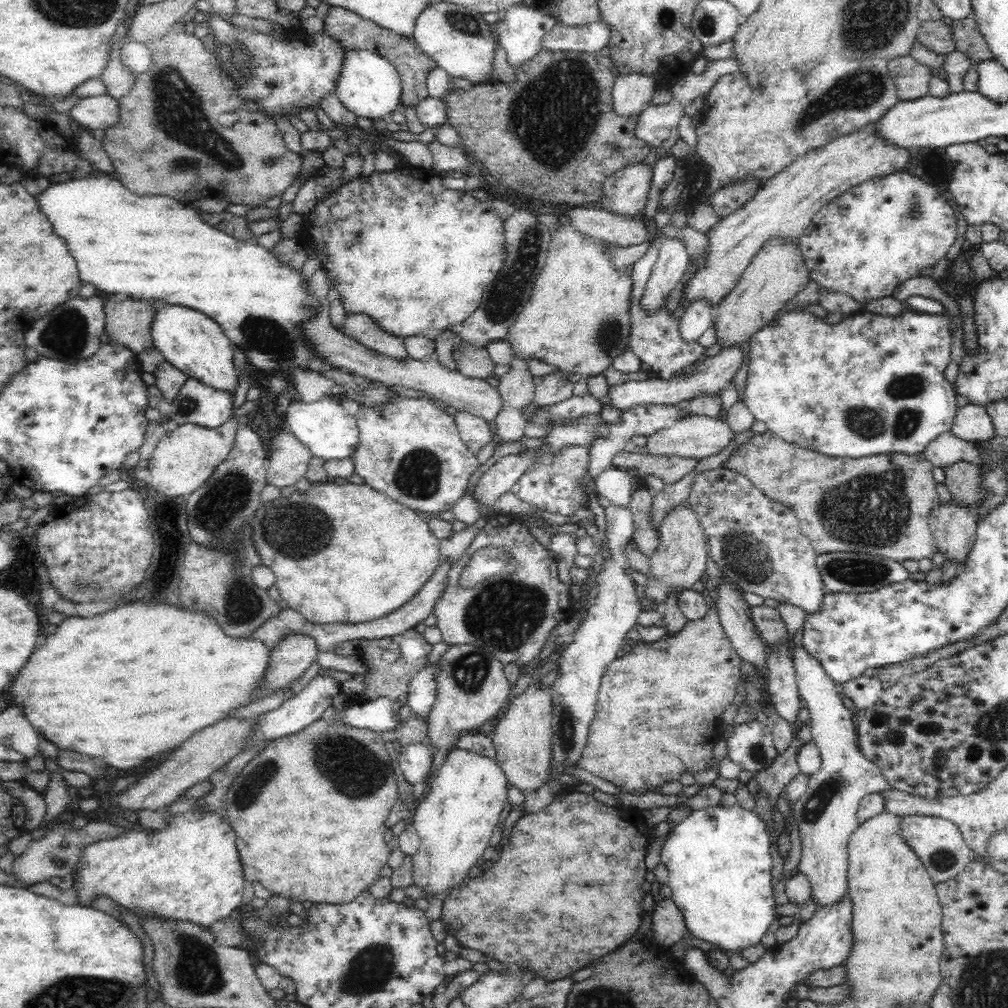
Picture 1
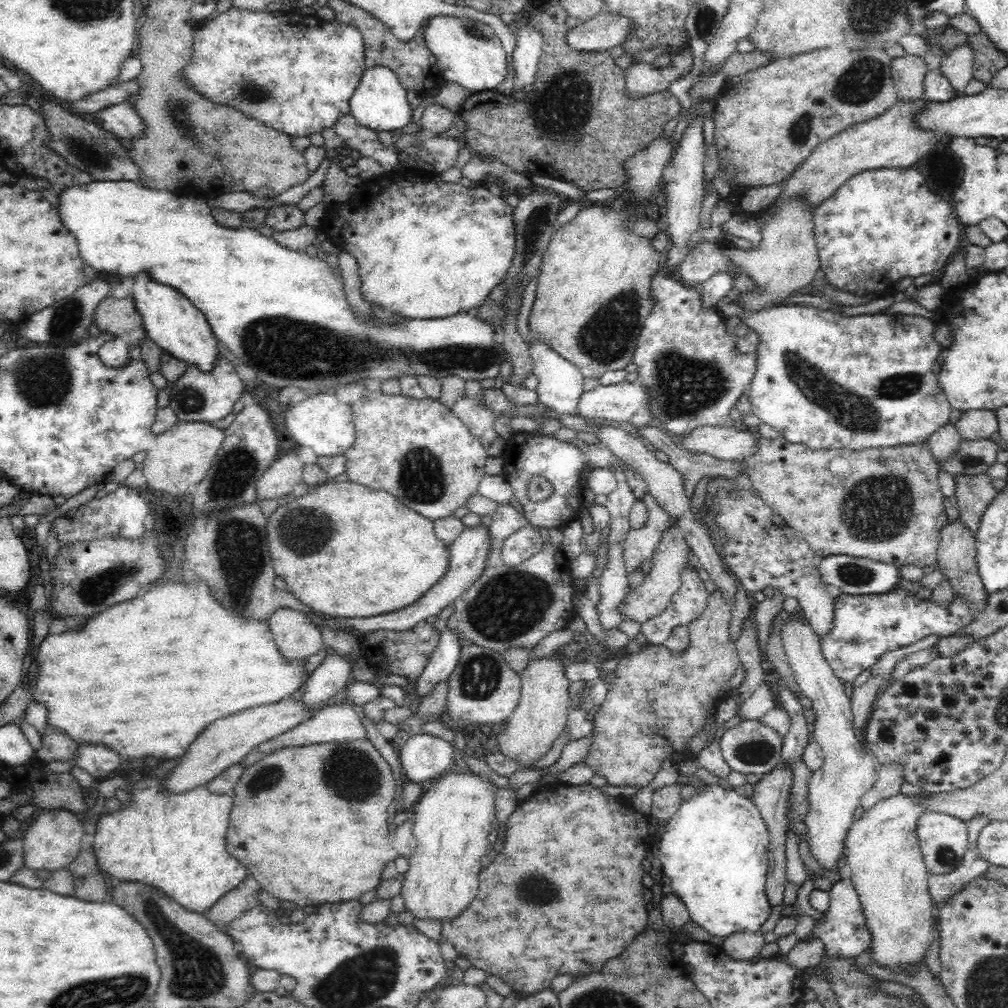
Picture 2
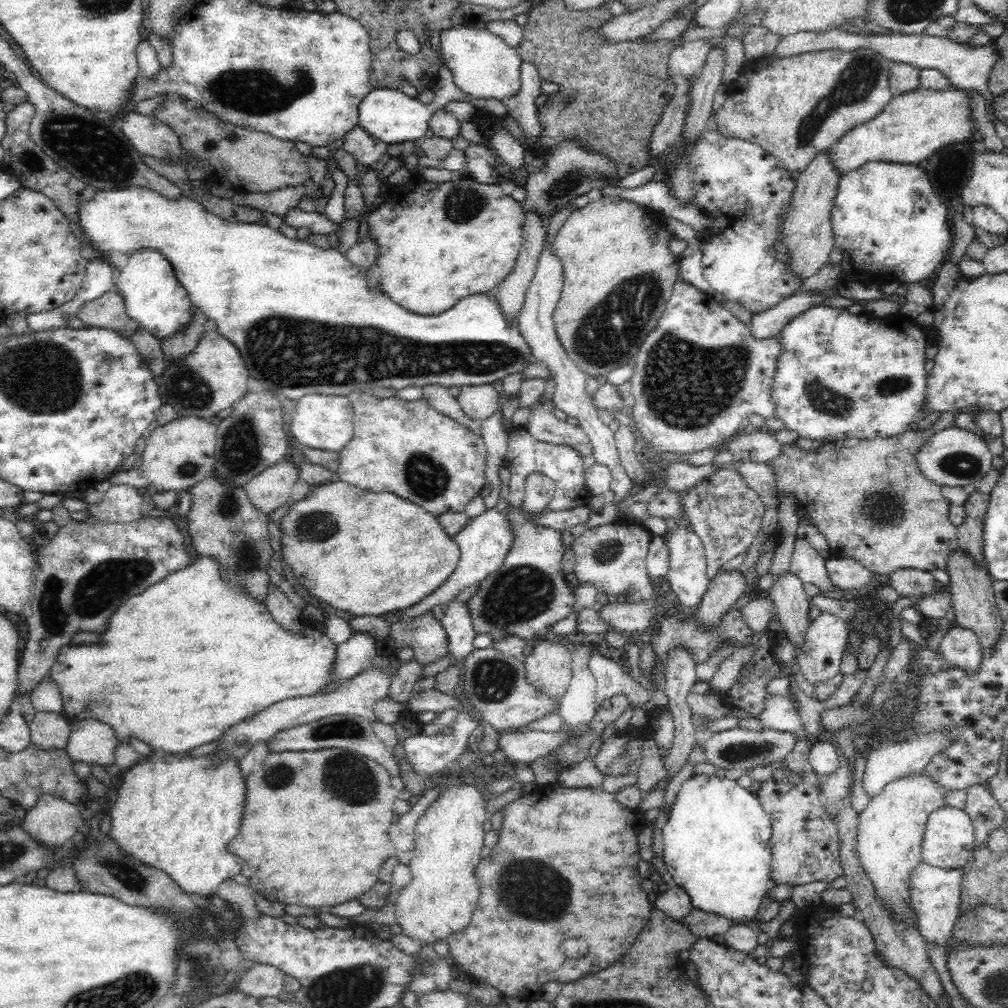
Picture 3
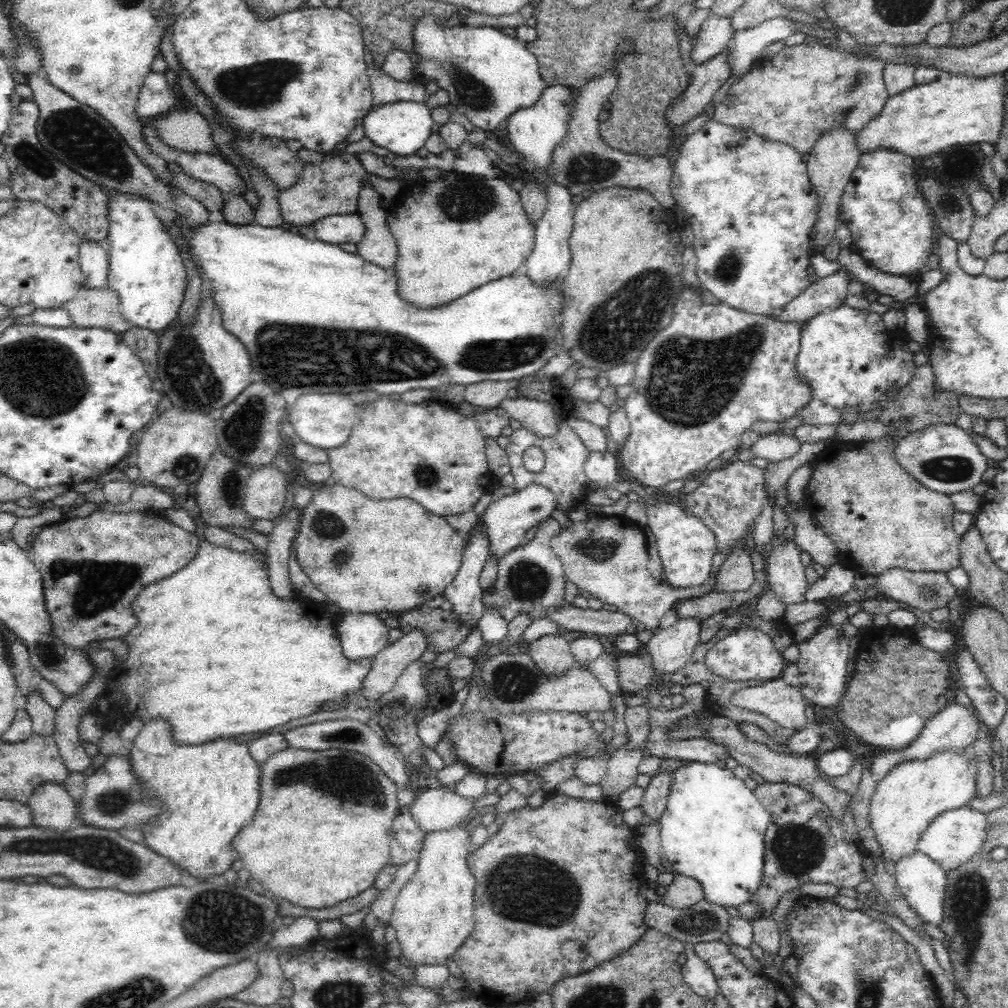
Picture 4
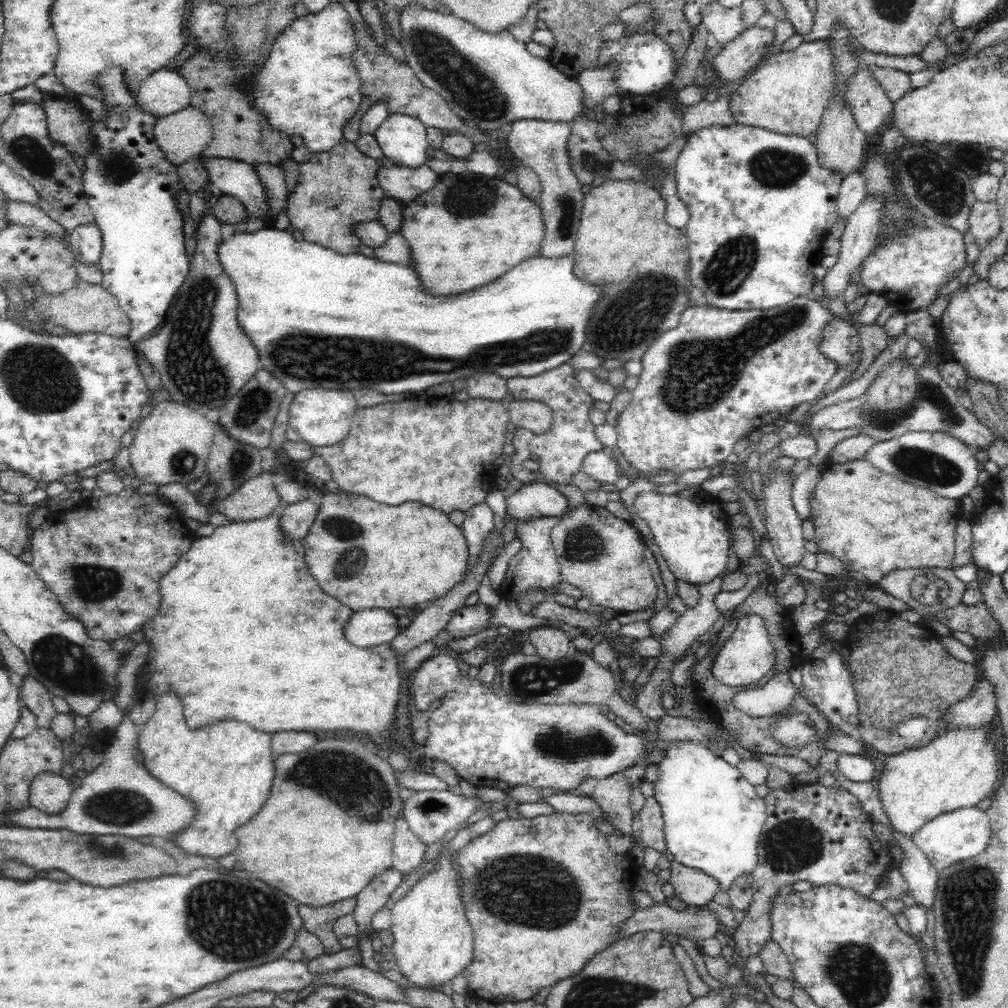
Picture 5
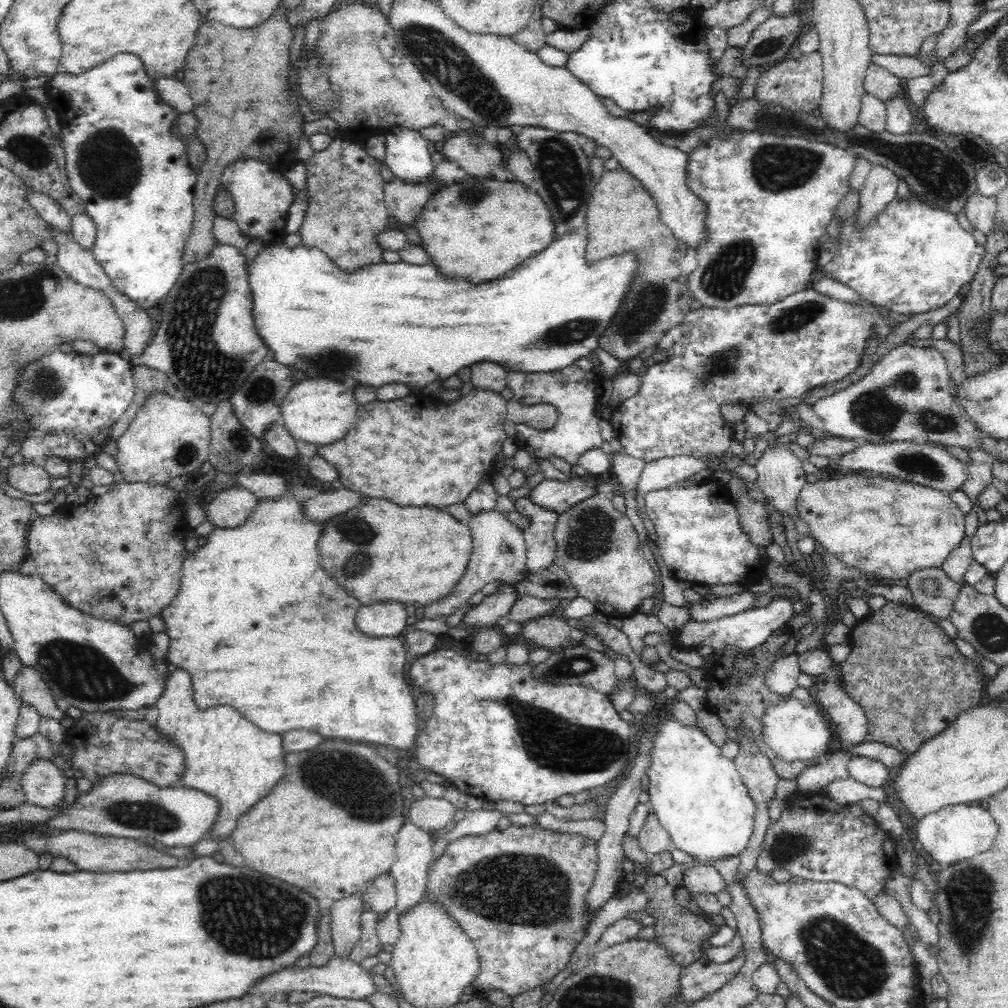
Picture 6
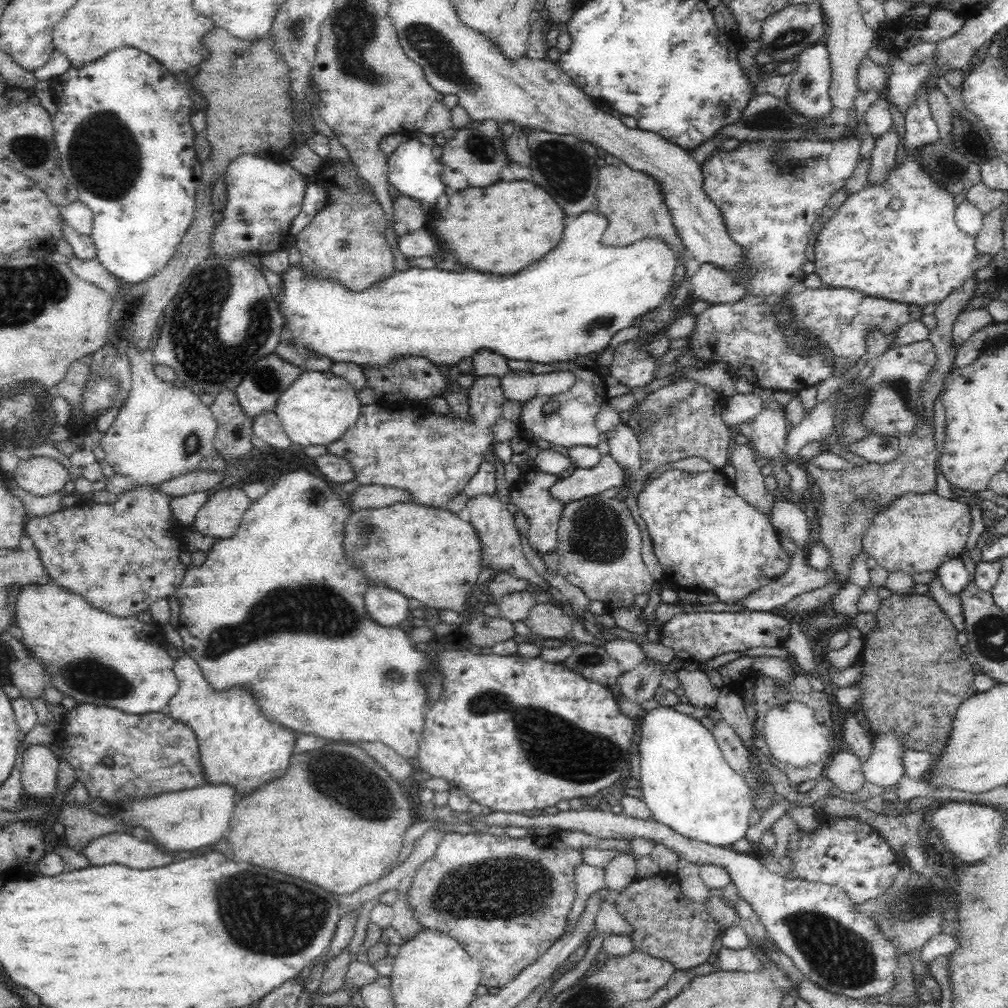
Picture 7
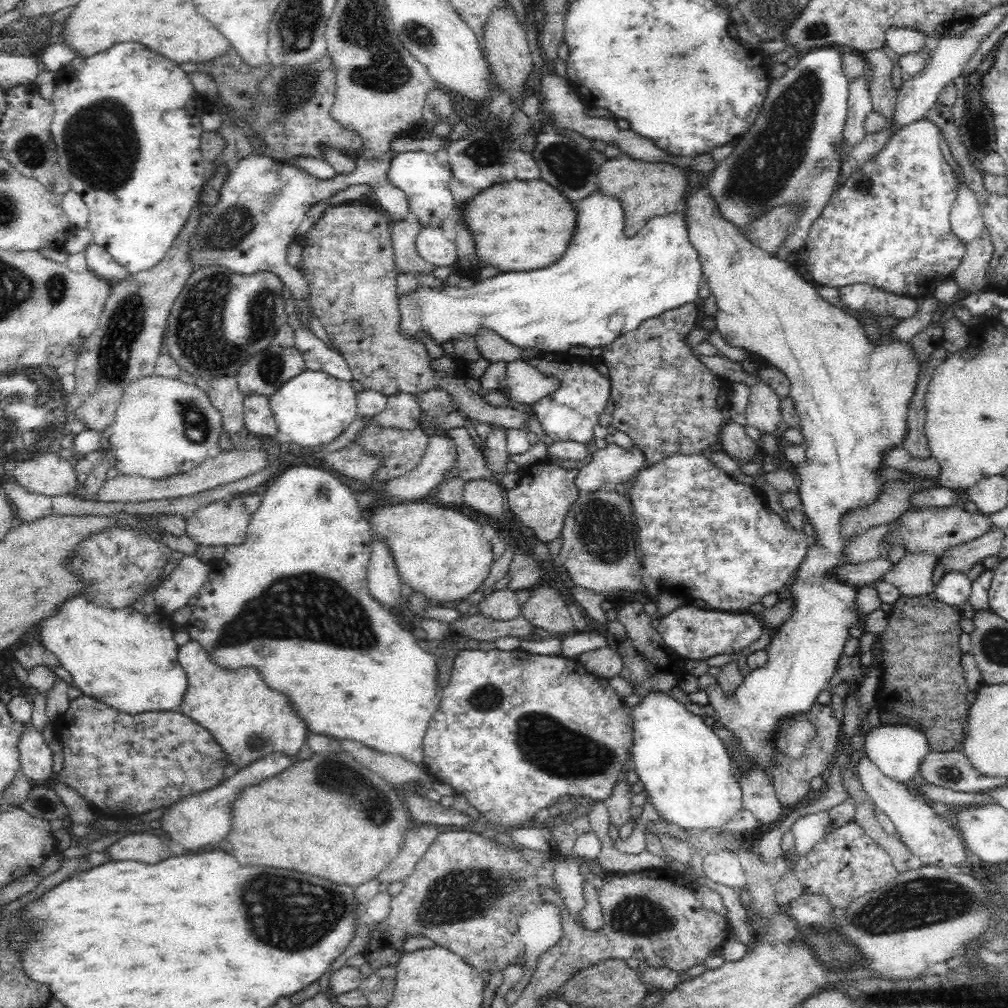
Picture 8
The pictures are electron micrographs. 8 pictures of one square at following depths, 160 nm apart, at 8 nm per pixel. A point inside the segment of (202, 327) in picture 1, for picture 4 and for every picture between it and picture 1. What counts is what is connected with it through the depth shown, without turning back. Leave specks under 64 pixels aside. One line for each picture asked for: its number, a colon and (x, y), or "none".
2: (171, 321)
3: (153, 297)
4: (147, 272)

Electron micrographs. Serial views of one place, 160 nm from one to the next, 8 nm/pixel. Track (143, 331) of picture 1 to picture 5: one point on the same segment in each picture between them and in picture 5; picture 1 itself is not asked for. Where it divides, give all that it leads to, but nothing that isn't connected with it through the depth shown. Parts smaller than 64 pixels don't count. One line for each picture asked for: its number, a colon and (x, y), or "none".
2: (118, 316)
3: (109, 311)
4: (91, 308)
5: (86, 308)

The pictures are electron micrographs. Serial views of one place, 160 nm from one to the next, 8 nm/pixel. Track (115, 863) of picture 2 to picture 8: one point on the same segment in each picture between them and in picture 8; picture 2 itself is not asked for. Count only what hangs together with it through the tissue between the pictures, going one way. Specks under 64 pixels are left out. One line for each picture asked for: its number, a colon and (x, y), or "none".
3: (177, 814)
4: (210, 791)
5: (225, 770)
6: (226, 756)
7: (237, 746)
8: (249, 720)

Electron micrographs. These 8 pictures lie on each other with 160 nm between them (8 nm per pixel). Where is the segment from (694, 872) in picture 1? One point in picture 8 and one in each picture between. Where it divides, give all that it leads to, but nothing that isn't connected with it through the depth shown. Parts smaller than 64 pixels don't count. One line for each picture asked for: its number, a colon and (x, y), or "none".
2: (713, 852)
3: (716, 847)
4: (713, 829)
5: (712, 818)
6: (697, 793)
7: (688, 786)
8: (687, 773)

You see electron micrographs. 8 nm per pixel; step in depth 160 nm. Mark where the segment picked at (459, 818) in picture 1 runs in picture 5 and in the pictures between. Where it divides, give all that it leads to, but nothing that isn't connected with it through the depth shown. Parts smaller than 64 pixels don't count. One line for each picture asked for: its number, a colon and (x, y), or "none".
2: (454, 817)
3: (443, 892)
4: (433, 914)
5: (432, 941)

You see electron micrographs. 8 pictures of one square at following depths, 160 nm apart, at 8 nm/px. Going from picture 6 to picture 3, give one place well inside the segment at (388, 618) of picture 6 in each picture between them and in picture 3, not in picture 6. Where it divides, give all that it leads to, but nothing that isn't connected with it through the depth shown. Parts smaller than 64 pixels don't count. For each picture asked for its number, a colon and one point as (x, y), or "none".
3: (355, 655)
4: (362, 636)
5: (368, 628)

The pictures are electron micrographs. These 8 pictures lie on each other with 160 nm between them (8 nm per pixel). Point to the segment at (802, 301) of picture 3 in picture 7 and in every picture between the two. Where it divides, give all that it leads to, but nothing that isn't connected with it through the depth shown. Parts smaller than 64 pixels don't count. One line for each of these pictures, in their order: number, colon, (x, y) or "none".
4: (829, 293)
5: (862, 227)
6: (880, 186)
7: (882, 157)

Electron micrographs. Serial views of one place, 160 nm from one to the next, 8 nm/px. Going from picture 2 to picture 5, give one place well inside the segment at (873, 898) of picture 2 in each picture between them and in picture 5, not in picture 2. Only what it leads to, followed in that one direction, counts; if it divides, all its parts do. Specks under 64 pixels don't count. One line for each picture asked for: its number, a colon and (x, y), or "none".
3: (889, 834)
4: (913, 793)
5: (960, 769)

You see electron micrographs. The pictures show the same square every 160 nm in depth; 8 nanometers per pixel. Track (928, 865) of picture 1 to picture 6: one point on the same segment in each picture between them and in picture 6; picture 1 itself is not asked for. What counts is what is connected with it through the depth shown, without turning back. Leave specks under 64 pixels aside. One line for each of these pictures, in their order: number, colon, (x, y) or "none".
2: (943, 839)
3: (948, 841)
4: (954, 837)
5: (952, 837)
6: (958, 832)

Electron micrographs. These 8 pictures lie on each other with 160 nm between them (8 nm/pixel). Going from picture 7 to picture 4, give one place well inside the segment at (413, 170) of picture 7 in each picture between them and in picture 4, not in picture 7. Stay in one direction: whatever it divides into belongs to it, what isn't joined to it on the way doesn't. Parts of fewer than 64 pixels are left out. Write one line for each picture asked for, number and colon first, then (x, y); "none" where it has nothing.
4: (402, 127)
5: (403, 138)
6: (406, 151)

